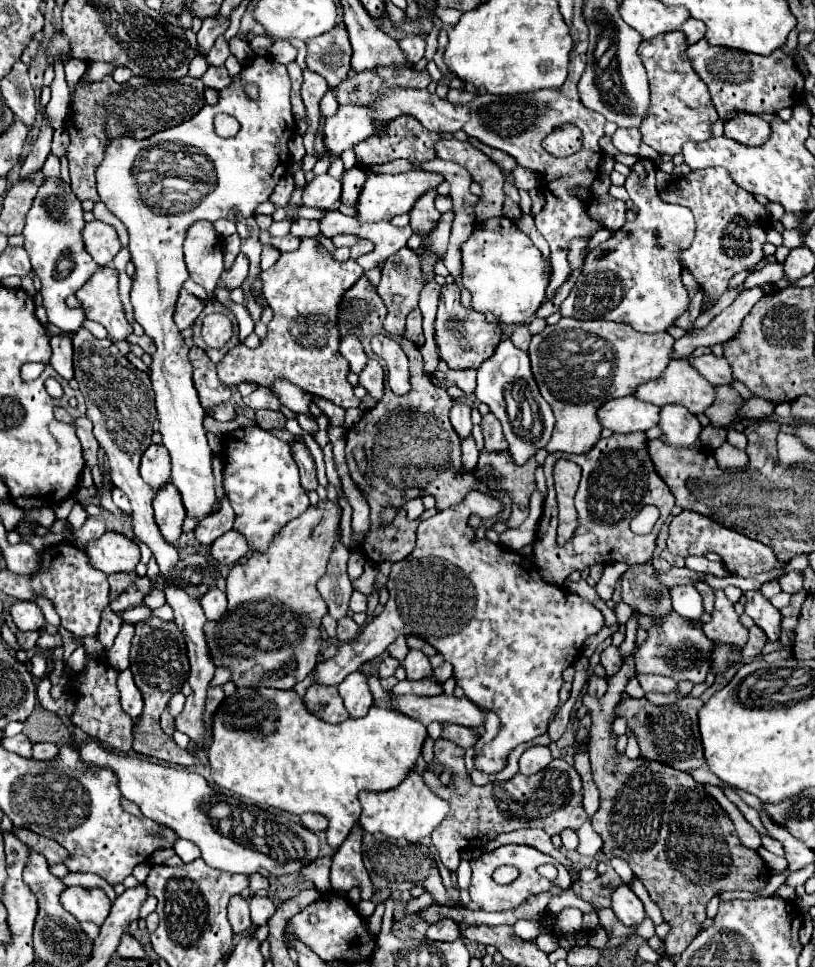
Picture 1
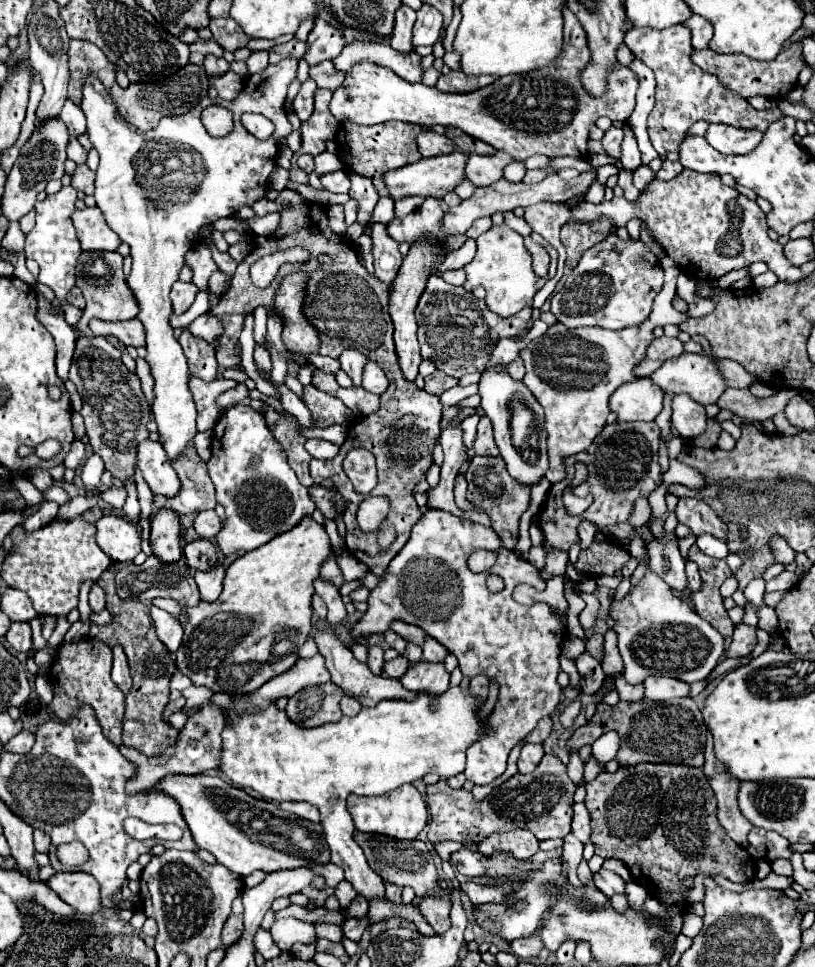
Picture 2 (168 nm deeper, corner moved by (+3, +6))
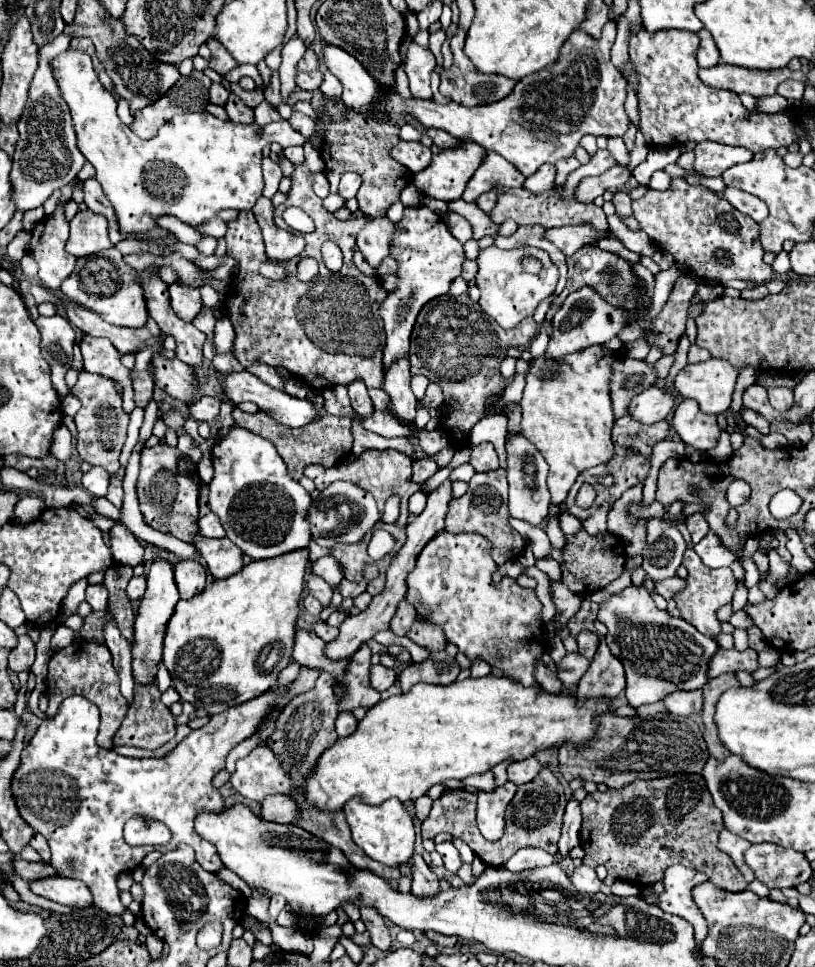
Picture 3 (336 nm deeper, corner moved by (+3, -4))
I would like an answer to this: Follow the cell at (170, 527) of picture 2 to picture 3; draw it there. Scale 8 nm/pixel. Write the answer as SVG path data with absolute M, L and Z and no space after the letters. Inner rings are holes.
M156 560L150 566L146 580L148 580L148 588L144 598L140 600L140 608L134 622L134 640L132 640L132 676L136 684L152 684L156 680L158 664L162 662L162 642L164 642L166 626L174 614L176 602L180 600L178 588L174 586L172 564L168 564L166 560Z

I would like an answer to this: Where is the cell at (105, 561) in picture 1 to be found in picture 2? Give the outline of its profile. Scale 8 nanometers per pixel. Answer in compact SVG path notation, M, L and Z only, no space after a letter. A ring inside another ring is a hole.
M102 516L96 522L96 542L114 562L128 562L140 552L138 528L122 516Z

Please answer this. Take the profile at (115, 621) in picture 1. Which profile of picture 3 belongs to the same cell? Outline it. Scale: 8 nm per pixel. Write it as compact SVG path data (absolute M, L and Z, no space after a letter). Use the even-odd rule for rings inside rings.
M88 584L86 588L86 602L92 606L92 610L104 610L108 606L108 590L100 584Z

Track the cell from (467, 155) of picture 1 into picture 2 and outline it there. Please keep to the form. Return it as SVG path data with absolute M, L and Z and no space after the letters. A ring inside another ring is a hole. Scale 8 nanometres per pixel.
M424 130L418 136L418 148L420 148L422 156L442 156L442 154L456 152L456 144L448 136L440 136L440 134L428 132L428 130Z

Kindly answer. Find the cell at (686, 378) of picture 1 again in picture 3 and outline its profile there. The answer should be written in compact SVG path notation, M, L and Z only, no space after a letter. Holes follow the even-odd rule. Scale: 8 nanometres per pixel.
M710 358L698 364L686 364L674 378L674 390L682 398L698 402L706 414L722 414L730 408L738 370L728 360Z

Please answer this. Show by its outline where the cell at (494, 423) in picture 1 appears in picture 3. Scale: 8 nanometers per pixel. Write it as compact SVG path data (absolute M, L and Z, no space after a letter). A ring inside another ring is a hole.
M482 442L476 448L472 448L470 454L470 464L474 466L476 472L490 472L490 470L498 470L498 456L496 450L490 442Z

